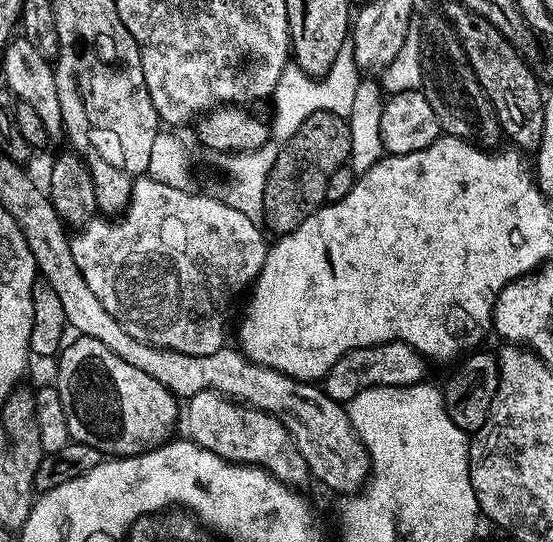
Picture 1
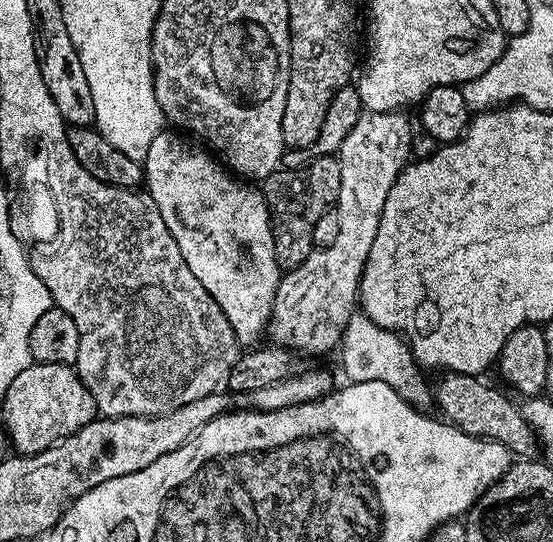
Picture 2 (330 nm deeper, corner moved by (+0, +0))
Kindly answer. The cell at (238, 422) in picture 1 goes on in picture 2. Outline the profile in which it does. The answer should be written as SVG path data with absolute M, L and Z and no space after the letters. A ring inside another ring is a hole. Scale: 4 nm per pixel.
M364 110L354 123L354 128L342 142L338 151L340 185L334 205L334 210L338 214L338 234L334 237L334 242L330 242L330 246L313 247L312 253L308 255L306 262L302 262L302 266L287 269L281 275L272 303L272 316L268 319L266 329L267 335L269 337L272 335L273 345L291 348L301 354L328 352L331 348L333 351L344 337L346 326L358 304L360 280L364 277L370 246L374 246L374 238L378 234L378 222L382 218L386 198L411 157L411 138L414 128L408 125L404 115L405 113L400 110L395 112Z

